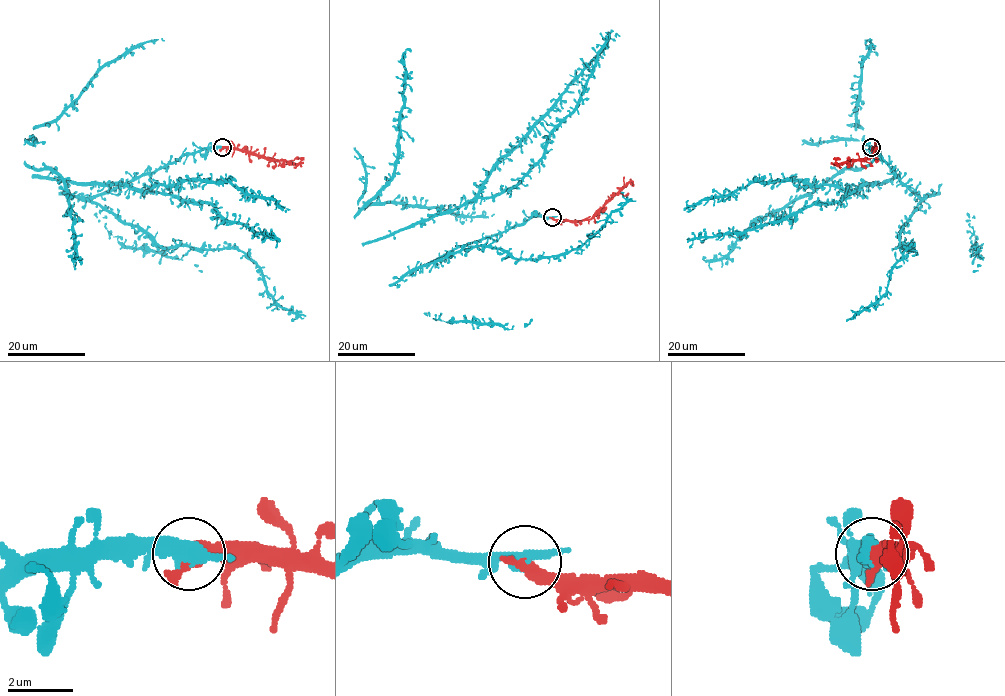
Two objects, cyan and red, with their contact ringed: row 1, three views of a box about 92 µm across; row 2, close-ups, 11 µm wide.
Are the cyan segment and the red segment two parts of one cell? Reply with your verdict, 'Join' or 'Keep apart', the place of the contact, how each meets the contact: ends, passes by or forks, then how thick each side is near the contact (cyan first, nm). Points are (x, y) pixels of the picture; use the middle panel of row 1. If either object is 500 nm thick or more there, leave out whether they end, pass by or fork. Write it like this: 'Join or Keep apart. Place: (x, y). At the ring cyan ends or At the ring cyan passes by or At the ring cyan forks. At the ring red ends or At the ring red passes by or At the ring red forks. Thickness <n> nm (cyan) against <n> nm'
Keep apart. Place: (552, 217). Thickness 440 nm (cyan) against 500 nm

